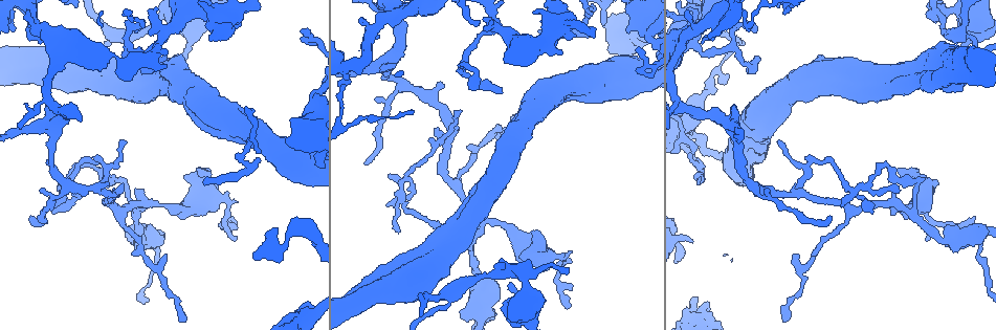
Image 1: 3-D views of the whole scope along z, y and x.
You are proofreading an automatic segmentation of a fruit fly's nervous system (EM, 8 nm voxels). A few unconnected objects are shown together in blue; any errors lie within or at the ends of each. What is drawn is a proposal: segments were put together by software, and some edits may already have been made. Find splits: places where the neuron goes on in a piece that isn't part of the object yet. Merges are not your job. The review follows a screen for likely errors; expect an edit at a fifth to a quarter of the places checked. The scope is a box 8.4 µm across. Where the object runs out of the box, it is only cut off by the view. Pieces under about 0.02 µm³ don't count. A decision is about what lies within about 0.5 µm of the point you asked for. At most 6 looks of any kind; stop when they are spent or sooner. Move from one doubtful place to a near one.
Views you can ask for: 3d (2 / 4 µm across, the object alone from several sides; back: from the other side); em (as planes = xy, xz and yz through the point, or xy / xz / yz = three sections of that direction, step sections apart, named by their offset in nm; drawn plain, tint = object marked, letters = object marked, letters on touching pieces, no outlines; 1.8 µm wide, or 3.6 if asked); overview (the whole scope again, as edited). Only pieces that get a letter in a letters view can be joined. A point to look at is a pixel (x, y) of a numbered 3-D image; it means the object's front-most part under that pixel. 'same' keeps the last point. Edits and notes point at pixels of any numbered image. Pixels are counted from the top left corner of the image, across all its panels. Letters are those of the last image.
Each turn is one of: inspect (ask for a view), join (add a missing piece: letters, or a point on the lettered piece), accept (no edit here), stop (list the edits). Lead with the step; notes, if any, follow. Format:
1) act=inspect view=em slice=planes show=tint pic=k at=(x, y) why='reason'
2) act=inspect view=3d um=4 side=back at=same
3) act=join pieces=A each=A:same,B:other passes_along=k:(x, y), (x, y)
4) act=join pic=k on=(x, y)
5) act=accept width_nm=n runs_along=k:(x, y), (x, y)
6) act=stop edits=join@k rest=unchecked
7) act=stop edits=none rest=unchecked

act=inspect view=em slice=planes show=letters pic=1 at=(884, 204) why='looks like a crossing'

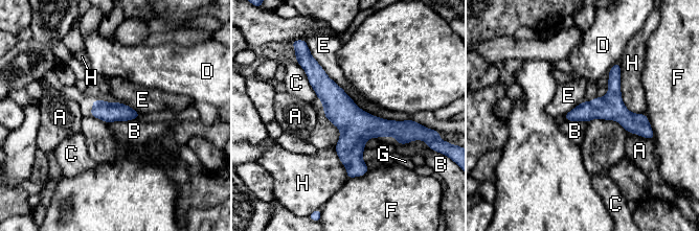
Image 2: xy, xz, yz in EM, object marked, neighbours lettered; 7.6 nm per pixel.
act=accept each=A:other,B:other,C:other,D:other,E:other,F:other,G:other,H:other runs_along=2:(307, 69), (362, 125), (410, 126) found='no lettered piece goes on from it'

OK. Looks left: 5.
act=inspect view=em um=3.6 slice=xz step=16 show=tint pic=1 at=(856, 189) why='a fork'

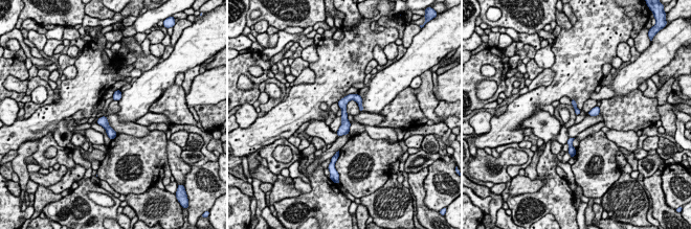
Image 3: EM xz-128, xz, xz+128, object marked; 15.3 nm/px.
act=inspect view=em um=3.6 slice=planes show=letters at=same

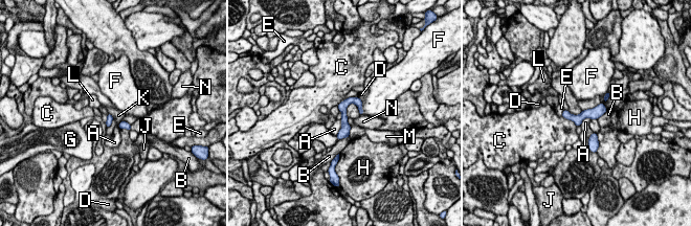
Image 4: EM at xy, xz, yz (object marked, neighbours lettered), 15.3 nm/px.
act=accept each=A:other,B:other,C:other,D:other,E:other,F:other,G:other,H:other,J:other,K:other,L:other,M:other,N:other runs_along=4:(356, 99), (343, 107), (339, 136) found='none of them fits'

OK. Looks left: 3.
act=inspect view=em slice=planes show=plain pic=1 at=(115, 33) why='calibre changes'

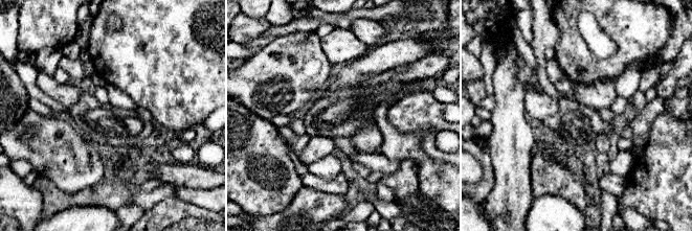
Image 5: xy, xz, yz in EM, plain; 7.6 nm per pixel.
act=inspect view=em slice=planes show=letters at=same why='what lies round it'

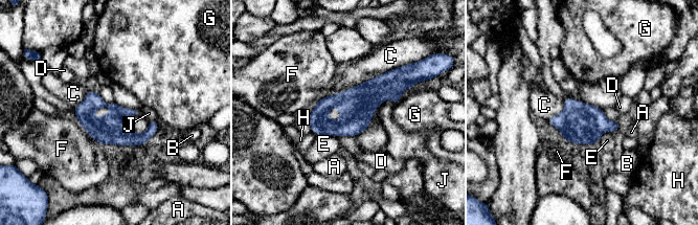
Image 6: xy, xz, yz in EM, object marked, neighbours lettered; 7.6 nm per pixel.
act=accept each=A:other,B:other,C:other,D:other,E:other,F:other,G:other,H:other,J:other found='none of them fits'

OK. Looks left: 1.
act=stop edits=none rest=unchecked

